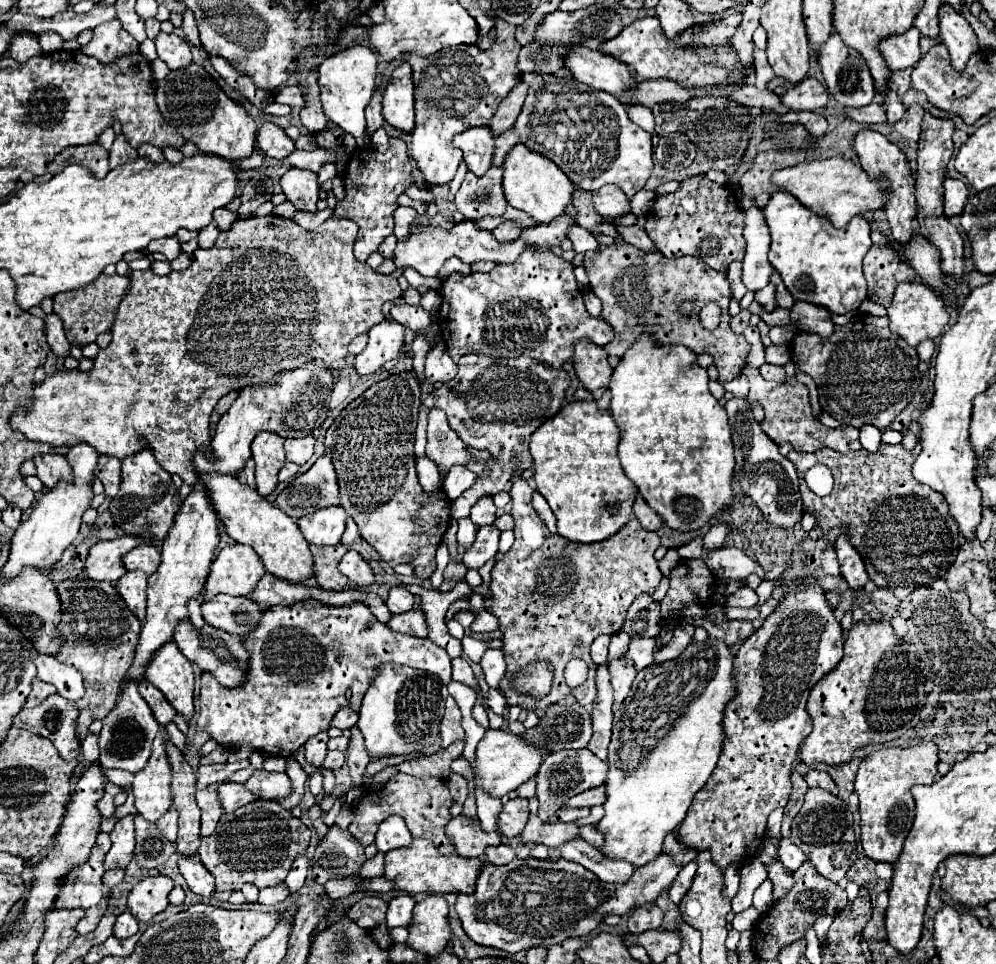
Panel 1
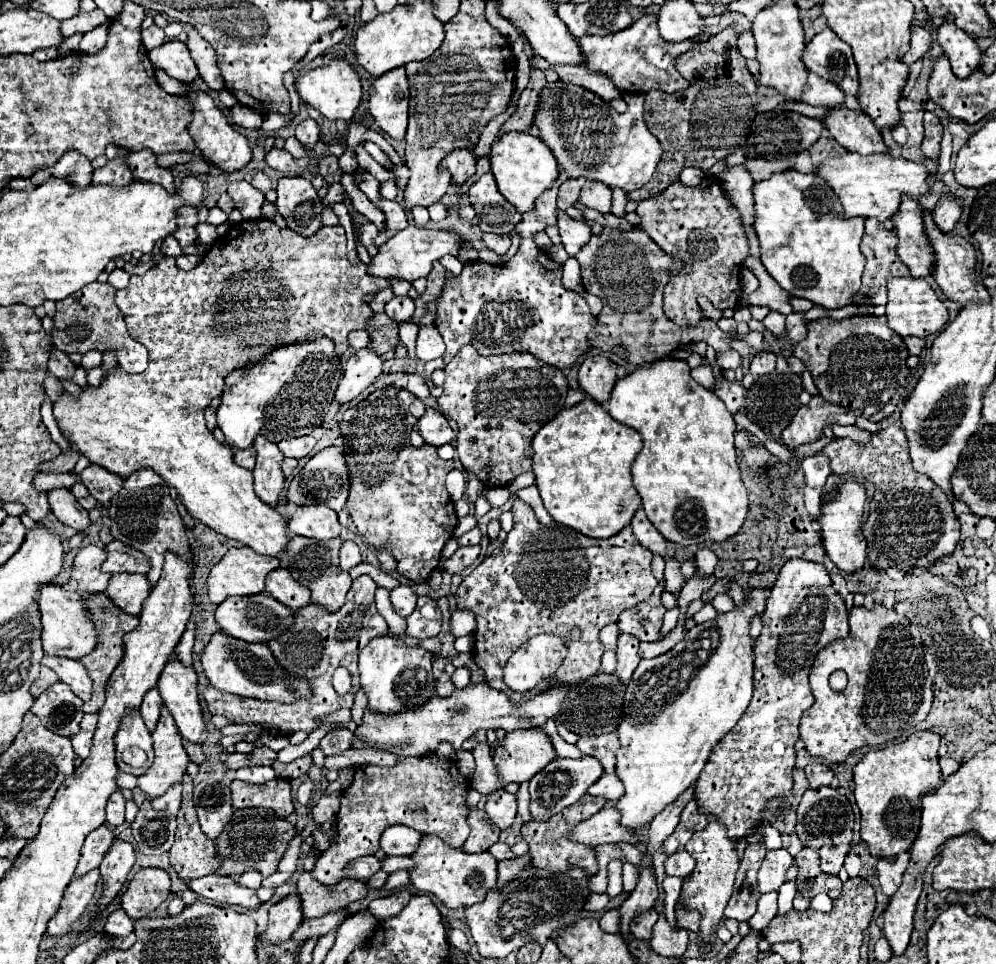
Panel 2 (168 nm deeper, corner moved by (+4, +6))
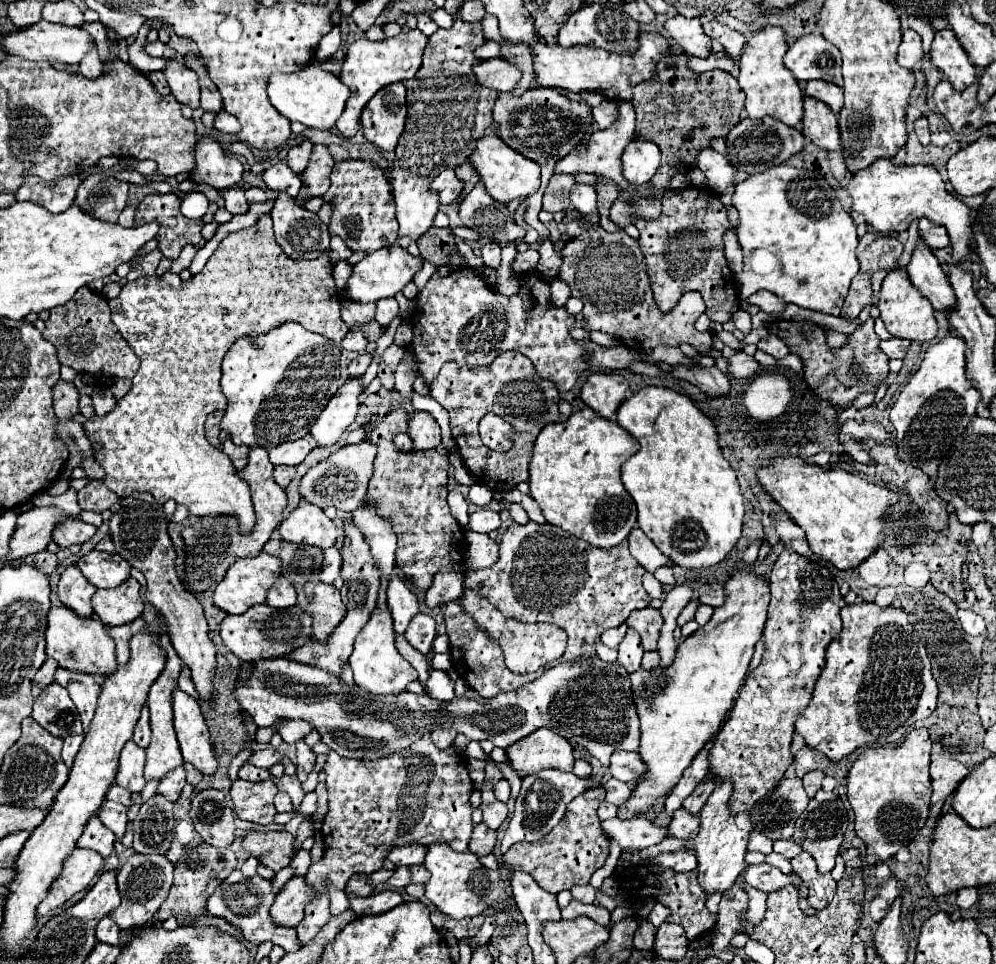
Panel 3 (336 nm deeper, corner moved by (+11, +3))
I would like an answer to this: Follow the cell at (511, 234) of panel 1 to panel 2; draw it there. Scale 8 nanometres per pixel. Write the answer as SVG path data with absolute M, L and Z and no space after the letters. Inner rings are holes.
M484 234L484 244L496 252L496 254L506 254L508 248L510 248L510 236L498 236L498 234Z

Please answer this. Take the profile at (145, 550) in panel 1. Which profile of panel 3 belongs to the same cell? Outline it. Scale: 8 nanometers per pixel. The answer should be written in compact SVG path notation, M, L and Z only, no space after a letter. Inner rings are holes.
M97 549L83 555L77 561L77 567L87 577L87 581L99 589L117 587L131 577L131 565L121 555Z

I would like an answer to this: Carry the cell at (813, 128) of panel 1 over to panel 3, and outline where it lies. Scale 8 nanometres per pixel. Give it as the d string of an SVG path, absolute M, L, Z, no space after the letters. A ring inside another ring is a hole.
M747 117L737 127L733 127L733 131L727 135L729 163L733 163L741 171L747 171L749 175L765 171L773 165L785 163L789 157L797 155L803 147L805 147L805 135L799 129L789 127L773 117L763 117L763 119L749 119Z

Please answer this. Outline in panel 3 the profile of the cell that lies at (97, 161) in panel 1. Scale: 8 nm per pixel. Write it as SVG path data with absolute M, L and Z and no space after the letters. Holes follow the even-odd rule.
M63 175L49 183L39 179L33 187L35 193L21 193L21 189L19 189L15 193L15 197L17 197L17 201L41 203L51 213L61 213L75 201L75 193L77 193L79 185L81 185L79 175Z

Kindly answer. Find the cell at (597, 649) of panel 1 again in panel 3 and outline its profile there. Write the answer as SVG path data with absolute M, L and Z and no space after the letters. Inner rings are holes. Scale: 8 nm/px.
M619 625L617 629L605 629L603 635L601 635L601 643L607 645L607 647L617 647L621 643L621 639L625 637L627 633L627 625Z

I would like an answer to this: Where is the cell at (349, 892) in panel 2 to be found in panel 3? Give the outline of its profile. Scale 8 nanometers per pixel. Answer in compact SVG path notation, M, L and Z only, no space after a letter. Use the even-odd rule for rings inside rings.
M353 875L353 879L349 879L349 883L347 883L345 889L351 891L351 893L355 893L355 895L359 895L359 897L367 897L373 891L373 887L365 881L365 875Z

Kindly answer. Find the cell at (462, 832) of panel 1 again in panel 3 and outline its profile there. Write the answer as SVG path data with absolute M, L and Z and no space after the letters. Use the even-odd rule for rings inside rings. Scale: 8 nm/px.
M477 823L473 827L473 837L469 841L469 851L475 853L475 855L489 855L489 853L493 853L495 839L497 839L497 833L493 829L489 829L485 823Z

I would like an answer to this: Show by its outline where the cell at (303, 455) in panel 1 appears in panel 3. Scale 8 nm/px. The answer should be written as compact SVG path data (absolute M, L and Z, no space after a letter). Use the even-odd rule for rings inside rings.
M297 439L297 441L287 441L269 451L269 459L273 465L299 465L307 453L311 451L311 445L307 439Z

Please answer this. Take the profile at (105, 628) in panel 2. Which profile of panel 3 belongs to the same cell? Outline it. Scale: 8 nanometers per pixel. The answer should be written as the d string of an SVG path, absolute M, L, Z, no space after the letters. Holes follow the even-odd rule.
M139 617L139 619L131 621L131 623L127 623L127 625L107 627L107 629L105 629L107 635L115 641L115 647L117 647L117 651L115 651L115 655L117 655L117 665L125 665L125 663L127 663L127 659L129 659L129 639L131 639L137 631L141 631L143 627L145 627L145 621L143 621L143 617Z

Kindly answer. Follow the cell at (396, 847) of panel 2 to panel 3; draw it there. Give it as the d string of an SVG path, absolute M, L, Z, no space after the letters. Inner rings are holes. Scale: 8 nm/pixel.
M403 845L403 847L393 847L387 853L387 859L393 861L397 867L401 865L421 865L425 859L425 847L423 845Z

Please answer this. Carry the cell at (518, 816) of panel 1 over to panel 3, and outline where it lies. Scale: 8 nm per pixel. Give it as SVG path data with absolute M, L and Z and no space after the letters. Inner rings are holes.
M491 779L483 781L481 811L483 811L485 825L491 827L491 829L499 829L501 823L507 819L507 805L501 803L501 801L497 801L497 797L493 795L493 785L495 783L491 783Z

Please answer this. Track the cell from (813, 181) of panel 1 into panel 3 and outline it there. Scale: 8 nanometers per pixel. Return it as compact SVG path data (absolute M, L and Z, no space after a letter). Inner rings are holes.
M877 159L867 169L855 171L845 185L851 195L851 215L861 215L867 225L881 233L899 233L909 227L913 219L927 217L937 225L943 225L949 233L955 261L963 261L971 249L971 221L969 207L957 197L947 193L939 171L931 165L895 165L889 159Z

